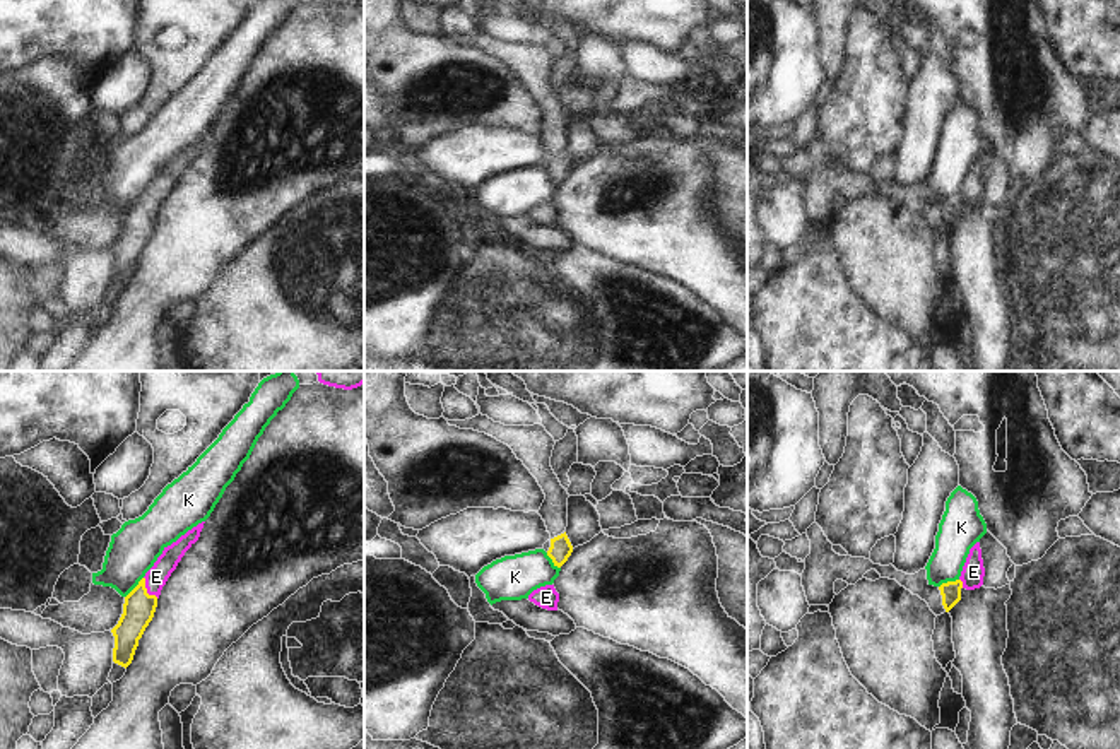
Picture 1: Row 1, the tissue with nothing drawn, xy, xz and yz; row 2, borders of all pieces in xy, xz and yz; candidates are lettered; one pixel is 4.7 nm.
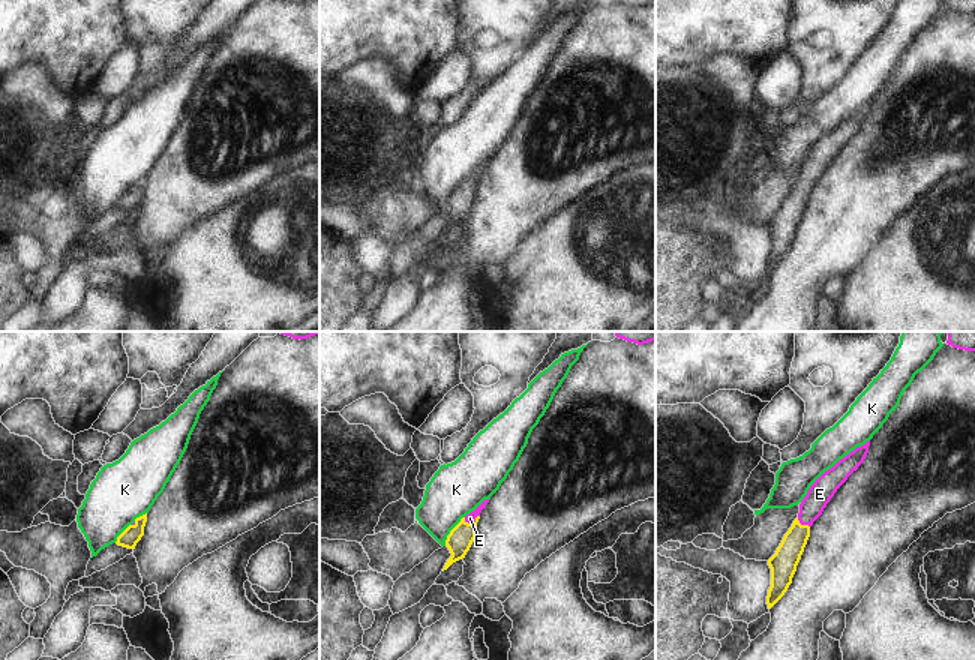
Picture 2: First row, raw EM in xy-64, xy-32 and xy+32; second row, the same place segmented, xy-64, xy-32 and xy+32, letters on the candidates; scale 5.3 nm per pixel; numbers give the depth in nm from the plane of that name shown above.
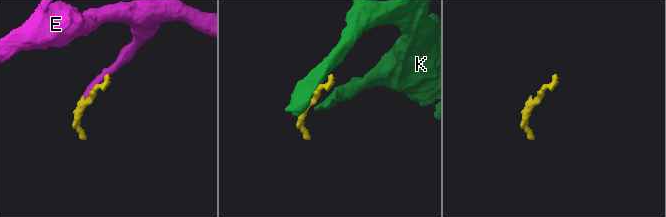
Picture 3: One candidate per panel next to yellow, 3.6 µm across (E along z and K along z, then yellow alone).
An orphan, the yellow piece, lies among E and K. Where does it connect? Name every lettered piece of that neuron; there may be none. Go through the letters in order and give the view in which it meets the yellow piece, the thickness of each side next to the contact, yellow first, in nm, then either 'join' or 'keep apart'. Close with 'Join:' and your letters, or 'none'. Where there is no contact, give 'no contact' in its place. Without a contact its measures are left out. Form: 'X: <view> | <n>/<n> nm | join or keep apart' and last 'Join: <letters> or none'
E: xy | 150/100 nm | join
K: xy | 150/240 nm | keep apart
Join: E

